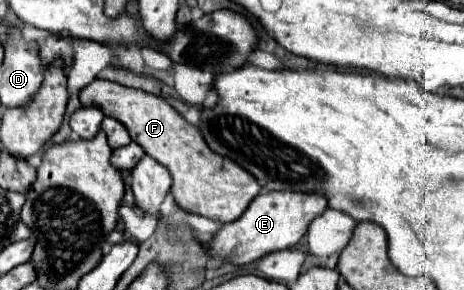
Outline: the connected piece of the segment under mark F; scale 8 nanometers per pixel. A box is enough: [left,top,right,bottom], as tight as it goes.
[79,79,261,223]

